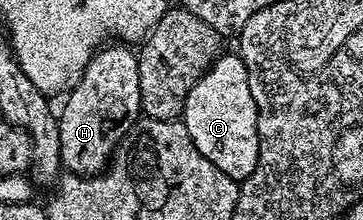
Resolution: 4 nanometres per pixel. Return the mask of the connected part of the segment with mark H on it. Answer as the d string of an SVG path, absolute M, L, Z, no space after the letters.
M123 42L101 47L84 67L82 78L67 93L65 100L68 101L58 112L60 163L71 175L99 176L108 167L120 141L141 119L136 57L137 53Z

